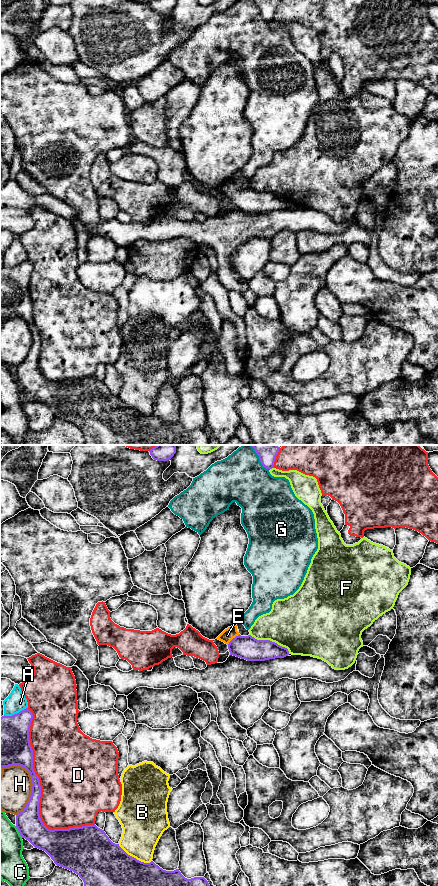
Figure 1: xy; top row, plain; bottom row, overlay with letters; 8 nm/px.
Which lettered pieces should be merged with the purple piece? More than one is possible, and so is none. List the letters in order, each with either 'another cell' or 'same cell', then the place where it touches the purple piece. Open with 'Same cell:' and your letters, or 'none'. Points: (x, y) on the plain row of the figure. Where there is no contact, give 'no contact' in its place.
Same cell: E
A: another cell; meets purple in xy at (15, 266)
B: another cell; meets purple in xy at (135, 410)
C: another cell; meets purple in xy at (19, 384)
D: another cell; meets purple in xy at (40, 343)
E: same cell; meets purple in xy at (233, 190)
F: another cell; meets purple in xy at (269, 192)
G: another cell; meets purple in xy at (260, 12)
H: another cell; meets purple in xy at (32, 339)

